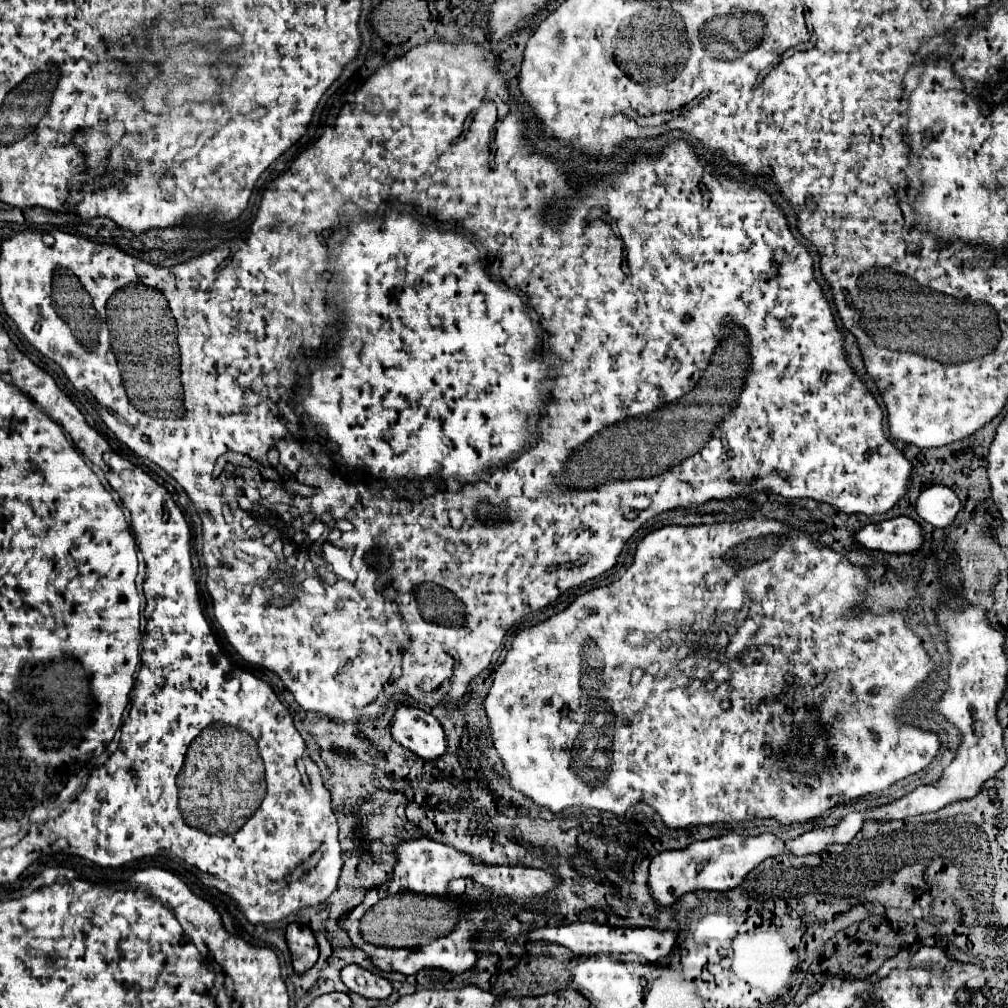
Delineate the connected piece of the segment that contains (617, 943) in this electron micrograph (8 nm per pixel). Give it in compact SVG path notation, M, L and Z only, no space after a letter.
M573 922L573 924L557 926L557 928L545 926L545 928L535 928L533 932L529 932L529 940L553 942L553 944L565 946L577 956L581 954L637 954L637 956L647 958L647 962L657 962L659 958L667 956L675 944L675 936L677 934L669 930L659 932L655 928L611 928L611 926L603 926L597 922Z

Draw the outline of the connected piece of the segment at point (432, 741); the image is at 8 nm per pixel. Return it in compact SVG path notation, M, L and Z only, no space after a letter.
M399 706L393 716L393 738L423 760L437 760L447 752L443 726L419 708Z

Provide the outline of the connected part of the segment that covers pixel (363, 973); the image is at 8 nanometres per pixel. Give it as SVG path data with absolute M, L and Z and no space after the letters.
M349 964L341 970L341 980L343 984L349 988L349 992L361 994L365 998L387 998L391 994L391 982L357 966L357 964Z

